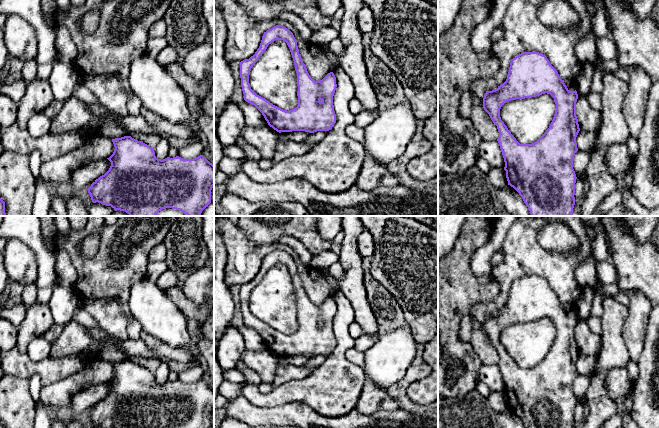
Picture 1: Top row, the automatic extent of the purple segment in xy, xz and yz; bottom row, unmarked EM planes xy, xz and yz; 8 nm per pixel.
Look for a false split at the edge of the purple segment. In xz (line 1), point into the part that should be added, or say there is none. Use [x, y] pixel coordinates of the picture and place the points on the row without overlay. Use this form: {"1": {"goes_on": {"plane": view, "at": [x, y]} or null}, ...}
{"1": {"goes_on": null}}

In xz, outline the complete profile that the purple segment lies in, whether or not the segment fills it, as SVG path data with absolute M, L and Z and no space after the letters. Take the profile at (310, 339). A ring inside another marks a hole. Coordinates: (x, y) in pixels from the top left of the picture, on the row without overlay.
M276 249L264 256L255 278L240 286L240 302L244 324L254 329L262 337L268 349L279 357L329 355L336 347L333 320L337 308L334 297L328 297L320 305L312 303L301 283L293 257L283 249ZM275 264L283 264L287 267L297 297L298 329L289 335L283 334L257 319L249 307L251 292L268 269Z

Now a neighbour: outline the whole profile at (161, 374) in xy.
M161 364L155 371L154 371L154 376L155 380L158 383L165 383L168 381L168 377L170 374L170 369L167 364Z

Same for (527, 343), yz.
M550 318L505 326L500 341L520 368L536 366L549 352L556 334Z

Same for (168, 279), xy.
M170 270L160 275L155 284L163 291L179 285L177 276Z

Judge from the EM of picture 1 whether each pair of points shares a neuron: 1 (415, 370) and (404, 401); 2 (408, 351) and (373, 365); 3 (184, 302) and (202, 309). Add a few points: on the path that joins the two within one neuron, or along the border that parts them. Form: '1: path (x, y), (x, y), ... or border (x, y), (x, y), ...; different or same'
1: path (409, 378), (402, 385), (402, 393); same
2: path (399, 351), (396, 351), (382, 365); same
3: path (188, 306), (191, 309), (198, 309); same

